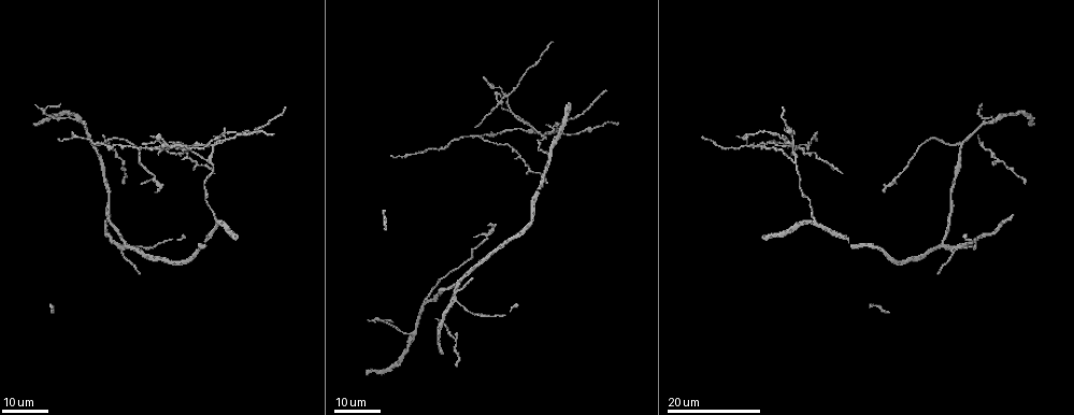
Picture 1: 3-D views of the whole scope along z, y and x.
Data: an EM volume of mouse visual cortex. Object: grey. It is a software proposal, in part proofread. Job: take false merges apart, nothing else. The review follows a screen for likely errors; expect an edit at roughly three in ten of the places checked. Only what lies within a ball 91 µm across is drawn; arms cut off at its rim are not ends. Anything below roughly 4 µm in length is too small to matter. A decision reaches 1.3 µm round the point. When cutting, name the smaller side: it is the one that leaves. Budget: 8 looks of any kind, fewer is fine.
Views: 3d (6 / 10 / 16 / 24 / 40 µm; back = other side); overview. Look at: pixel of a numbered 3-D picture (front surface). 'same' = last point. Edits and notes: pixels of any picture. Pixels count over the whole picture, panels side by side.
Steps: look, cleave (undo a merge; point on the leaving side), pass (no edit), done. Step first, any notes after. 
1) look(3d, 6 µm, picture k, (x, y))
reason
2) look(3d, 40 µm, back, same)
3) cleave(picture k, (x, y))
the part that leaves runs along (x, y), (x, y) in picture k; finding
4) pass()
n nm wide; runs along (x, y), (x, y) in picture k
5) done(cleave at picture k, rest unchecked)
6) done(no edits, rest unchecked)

look(3d, 24 µm, picture 1, (995, 117))
a fork

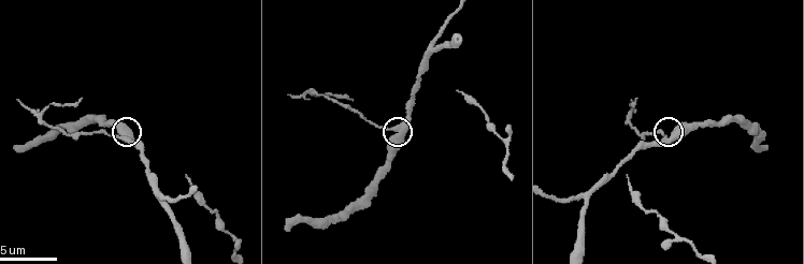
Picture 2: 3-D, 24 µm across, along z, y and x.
look(3d, 6 µm, picture 2, (398, 130))

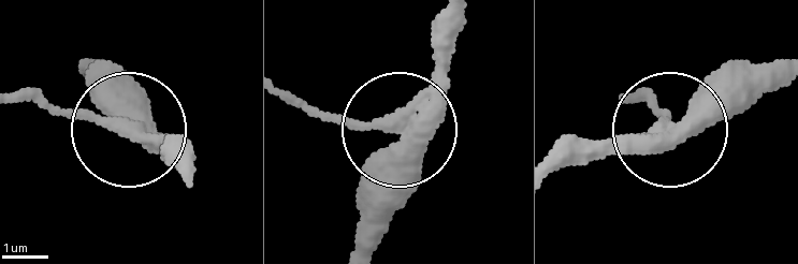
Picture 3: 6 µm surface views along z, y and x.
pass()
420 nm wide; runs along (187, 178), (117, 129), (14, 98) in picture 3; one neuron here

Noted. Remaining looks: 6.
look(3d, 6 µm, picture 2, (161, 194))
arms part here

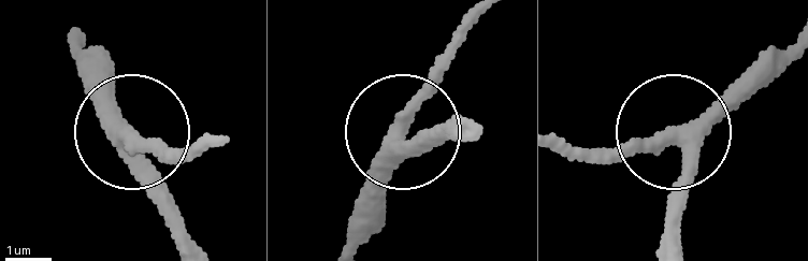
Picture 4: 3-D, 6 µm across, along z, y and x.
pass()
side arm 26 µm; 3 arms; one neuron here

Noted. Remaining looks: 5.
look(3d, 16 µm, picture 2, (631, 124))
sudden change in width

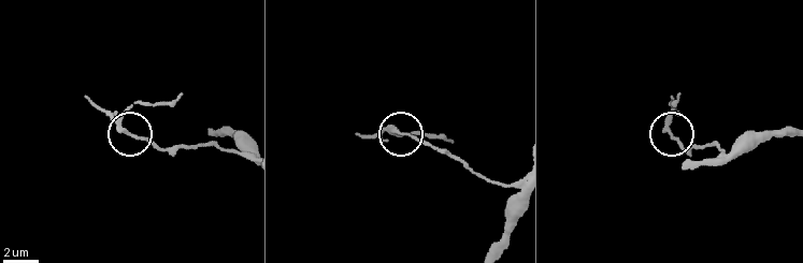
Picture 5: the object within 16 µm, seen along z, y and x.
cleave(picture 5, (99, 106))
the part that leaves runs along (119, 121), (138, 103), (168, 101), (180, 93) in picture 5; a second neuron is stuck on

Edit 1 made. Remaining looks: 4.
look(3d, 16 µm, picture 1, (506, 95))
four-way junction

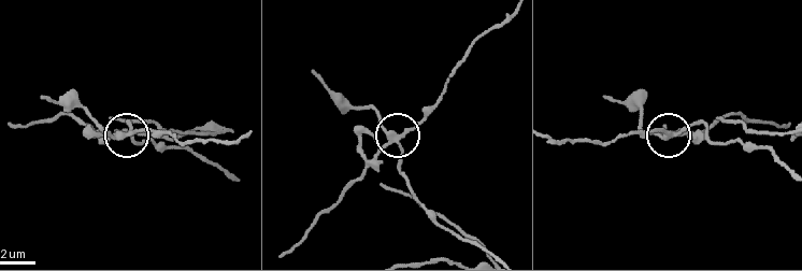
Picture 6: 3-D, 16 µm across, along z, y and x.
look(3d, 10 µm, picture 6, (400, 136))

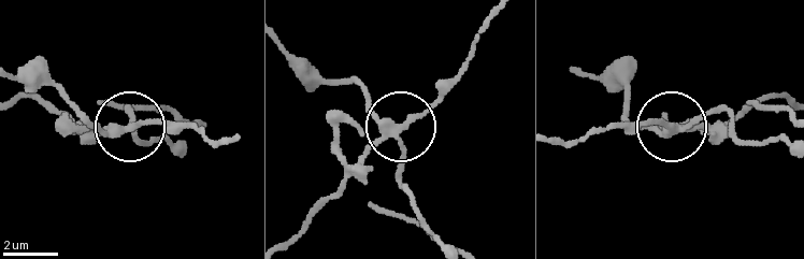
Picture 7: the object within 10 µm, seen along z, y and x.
cleave(picture 7, (157, 123))
250 nm wide; the part that leaves runs along (127, 125), (189, 125), (228, 139) in picture 7; two neurons meet here

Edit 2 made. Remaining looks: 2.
done(cleave at picture 5, cleave at picture 7, rest unchecked)

